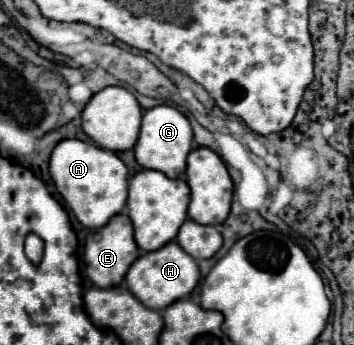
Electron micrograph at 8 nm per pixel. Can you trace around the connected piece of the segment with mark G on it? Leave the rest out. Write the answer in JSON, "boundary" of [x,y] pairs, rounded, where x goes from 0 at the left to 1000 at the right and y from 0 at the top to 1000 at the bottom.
{"boundary":[[[452,301],[407,325],[395,400],[379,423],[384,464],[401,487],[463,499],[475,516],[508,516],[525,499],[525,452],[537,446],[537,435],[542,435],[542,365],[503,313]]]}

